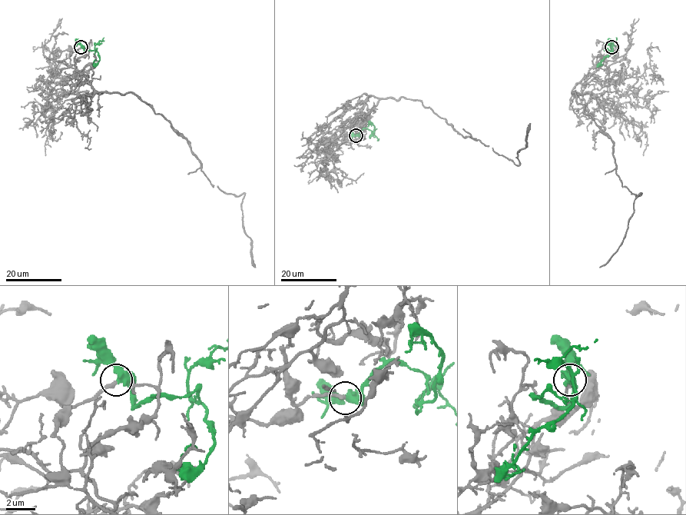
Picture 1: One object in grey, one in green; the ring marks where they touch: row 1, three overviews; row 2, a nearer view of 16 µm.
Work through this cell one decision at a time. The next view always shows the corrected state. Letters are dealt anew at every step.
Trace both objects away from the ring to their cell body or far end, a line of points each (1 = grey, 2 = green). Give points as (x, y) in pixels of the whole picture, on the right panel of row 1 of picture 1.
1: (611, 47), (572, 91), (583, 112), (613, 141), (621, 186), (641, 194), (621, 244), (599, 267)
2: (611, 47), (611, 51), (604, 51), (607, 49), (611, 52), (598, 64), (601, 60)

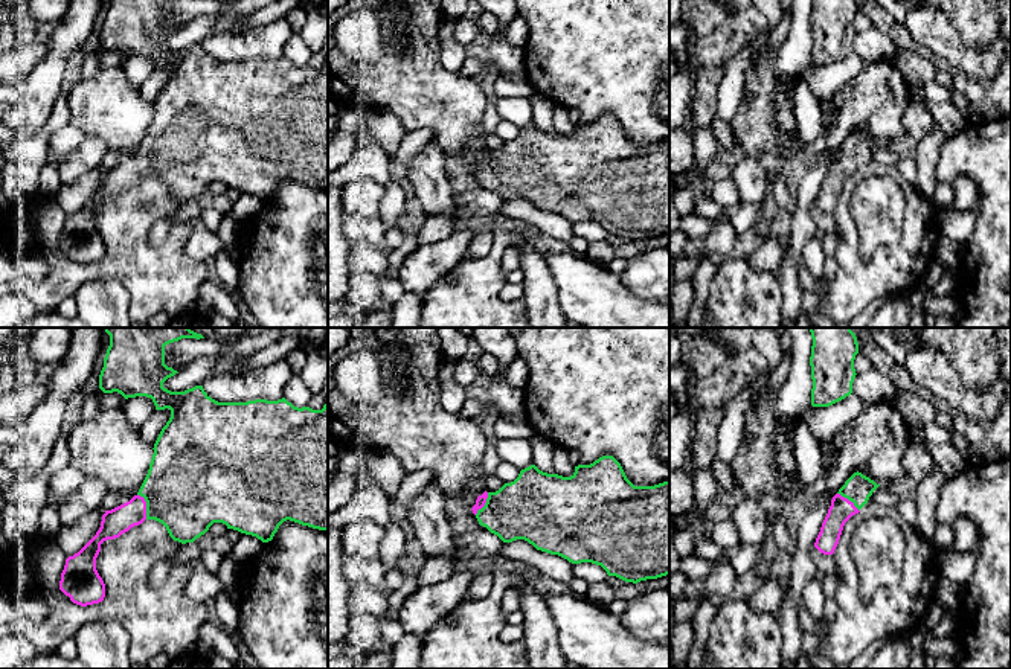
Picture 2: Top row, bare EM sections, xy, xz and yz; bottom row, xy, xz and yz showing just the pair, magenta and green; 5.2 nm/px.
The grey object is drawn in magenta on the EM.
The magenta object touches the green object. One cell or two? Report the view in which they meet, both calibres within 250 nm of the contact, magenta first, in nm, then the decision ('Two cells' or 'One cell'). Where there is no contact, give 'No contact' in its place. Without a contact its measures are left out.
Touches magenta in xy. Thickness 140 nm (magenta) against 460 nm. One cell

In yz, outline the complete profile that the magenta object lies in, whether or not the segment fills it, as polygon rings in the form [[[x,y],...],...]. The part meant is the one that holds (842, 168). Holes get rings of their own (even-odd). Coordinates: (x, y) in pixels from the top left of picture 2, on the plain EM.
[[[859,130],[845,140],[845,143],[833,155],[828,172],[816,197],[814,206],[820,212],[834,212],[845,181],[860,171],[878,145],[880,143]]]

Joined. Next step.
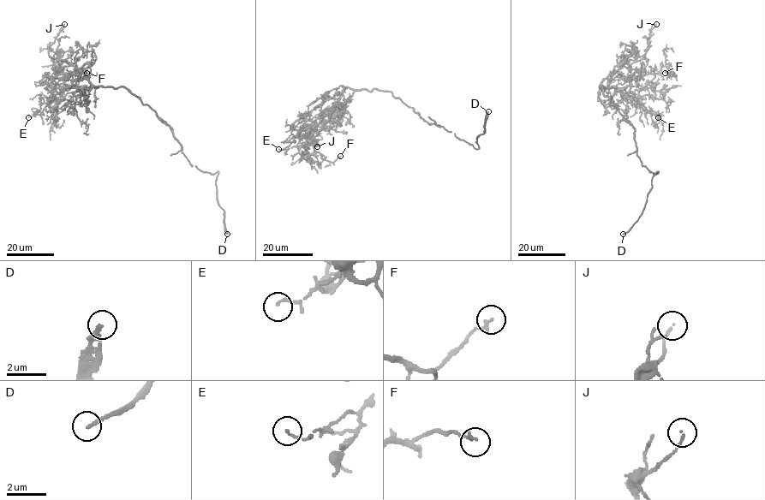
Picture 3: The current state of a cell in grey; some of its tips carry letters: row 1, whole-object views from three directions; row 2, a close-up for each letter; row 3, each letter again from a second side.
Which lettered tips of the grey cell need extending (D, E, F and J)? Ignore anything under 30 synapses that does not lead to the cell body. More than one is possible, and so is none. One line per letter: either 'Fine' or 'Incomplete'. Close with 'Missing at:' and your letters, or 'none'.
D: Incomplete
E: Fine
F: Fine
J: Fine
Missing at: D

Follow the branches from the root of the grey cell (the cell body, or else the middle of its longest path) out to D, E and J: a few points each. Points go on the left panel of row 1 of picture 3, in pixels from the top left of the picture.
D: (146, 105), (170, 127), (191, 164), (204, 172), (218, 171), (218, 200), (224, 211), (227, 234)
E: (146, 105), (122, 86), (67, 87), (57, 93), (53, 92), (51, 102), (42, 111), (28, 117)
J: (146, 105), (122, 86), (93, 86), (74, 63), (68, 65), (54, 58), (59, 44), (56, 38), (64, 24)

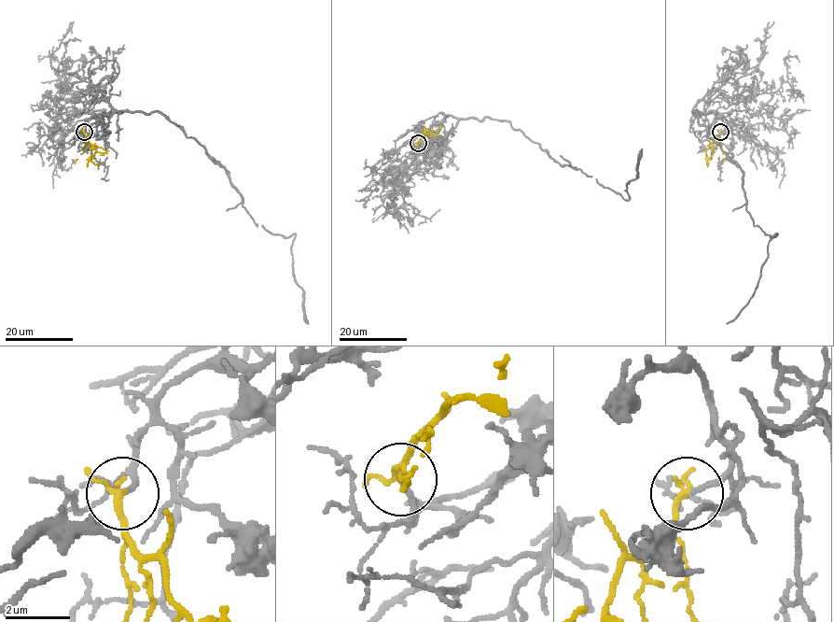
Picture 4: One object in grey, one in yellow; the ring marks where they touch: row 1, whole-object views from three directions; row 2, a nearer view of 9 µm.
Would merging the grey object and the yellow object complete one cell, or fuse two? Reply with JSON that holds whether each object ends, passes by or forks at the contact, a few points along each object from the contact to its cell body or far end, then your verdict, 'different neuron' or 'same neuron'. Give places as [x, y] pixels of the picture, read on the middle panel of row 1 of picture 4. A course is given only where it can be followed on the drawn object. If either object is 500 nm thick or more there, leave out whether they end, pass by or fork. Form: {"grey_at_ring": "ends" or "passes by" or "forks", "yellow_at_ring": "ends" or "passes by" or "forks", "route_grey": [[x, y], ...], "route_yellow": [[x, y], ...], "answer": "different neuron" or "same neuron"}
{"grey_at_ring": "ends", "yellow_at_ring": "passes by", "route_grey": [[418, 144], [443, 137], [460, 120], [507, 120], [560, 165], [580, 169], [627, 200], [642, 148]], "route_yellow": [[418, 143], [423, 135], [429, 136], [424, 130], [433, 131]], "answer": "same neuron"}

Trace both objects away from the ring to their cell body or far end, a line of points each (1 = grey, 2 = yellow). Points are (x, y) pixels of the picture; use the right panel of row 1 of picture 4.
1: (721, 131), (713, 111), (694, 111), (743, 170), (753, 225), (777, 234), (753, 295), (726, 323)
2: (720, 131), (714, 139), (708, 163)

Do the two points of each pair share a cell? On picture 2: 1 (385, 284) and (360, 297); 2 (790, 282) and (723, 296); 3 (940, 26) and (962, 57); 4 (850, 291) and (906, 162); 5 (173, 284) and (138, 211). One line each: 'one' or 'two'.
1: two
2: two
3: one
4: two
5: one

